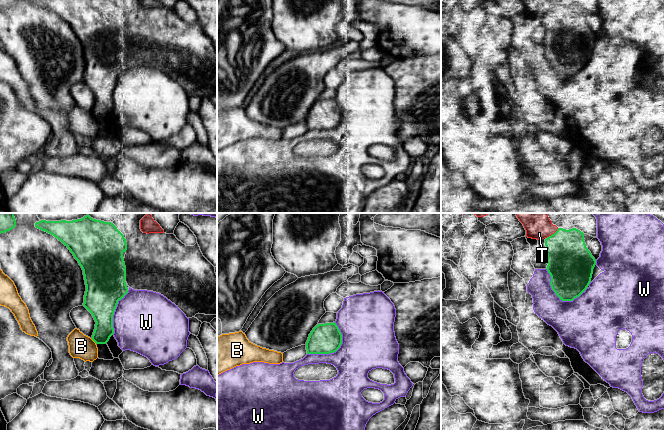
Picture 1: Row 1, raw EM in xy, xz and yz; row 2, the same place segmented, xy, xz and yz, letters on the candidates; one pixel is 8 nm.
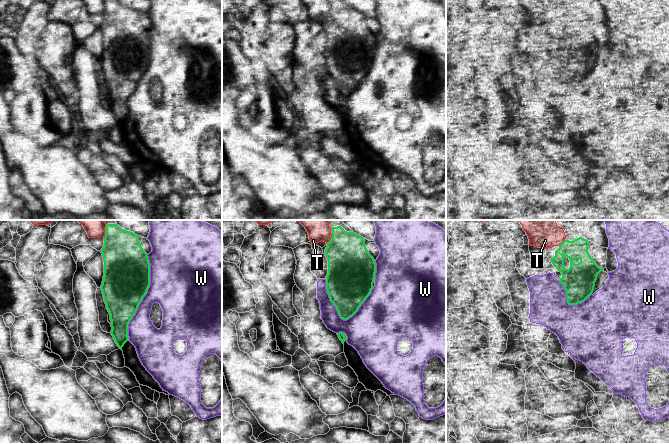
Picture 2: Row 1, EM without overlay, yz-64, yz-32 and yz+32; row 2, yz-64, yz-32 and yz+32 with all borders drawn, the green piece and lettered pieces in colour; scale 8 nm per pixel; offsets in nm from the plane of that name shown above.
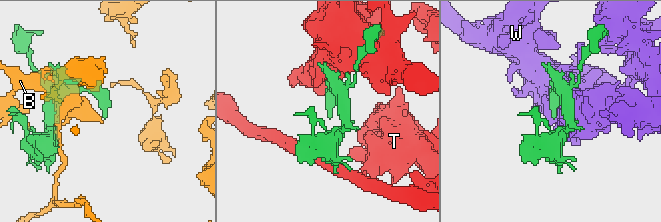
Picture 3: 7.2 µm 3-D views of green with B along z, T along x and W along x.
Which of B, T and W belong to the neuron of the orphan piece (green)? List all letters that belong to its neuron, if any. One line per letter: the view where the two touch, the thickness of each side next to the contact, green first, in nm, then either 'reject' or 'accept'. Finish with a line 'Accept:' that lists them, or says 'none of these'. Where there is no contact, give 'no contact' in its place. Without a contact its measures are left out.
B: contact in xy; calibres 180 and 190 nm; reject
T: contact in yz; calibres 360 and 240 nm; reject
W: contact in yz; calibres 340 and 360 nm; reject
Accept: none of these

